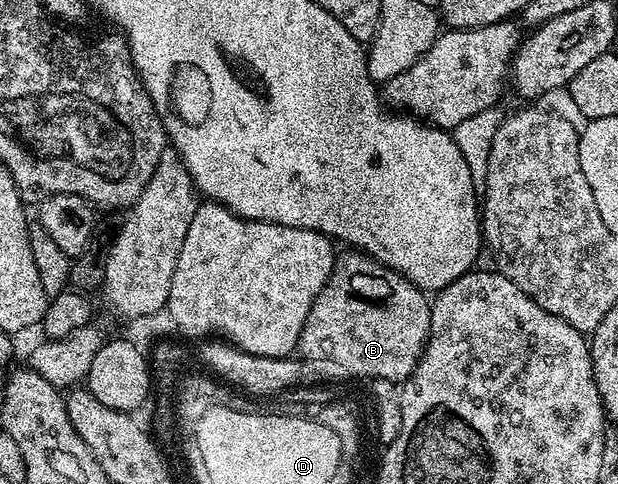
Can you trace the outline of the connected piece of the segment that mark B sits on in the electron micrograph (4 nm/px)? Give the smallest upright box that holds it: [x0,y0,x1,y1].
[297,249,431,381]

